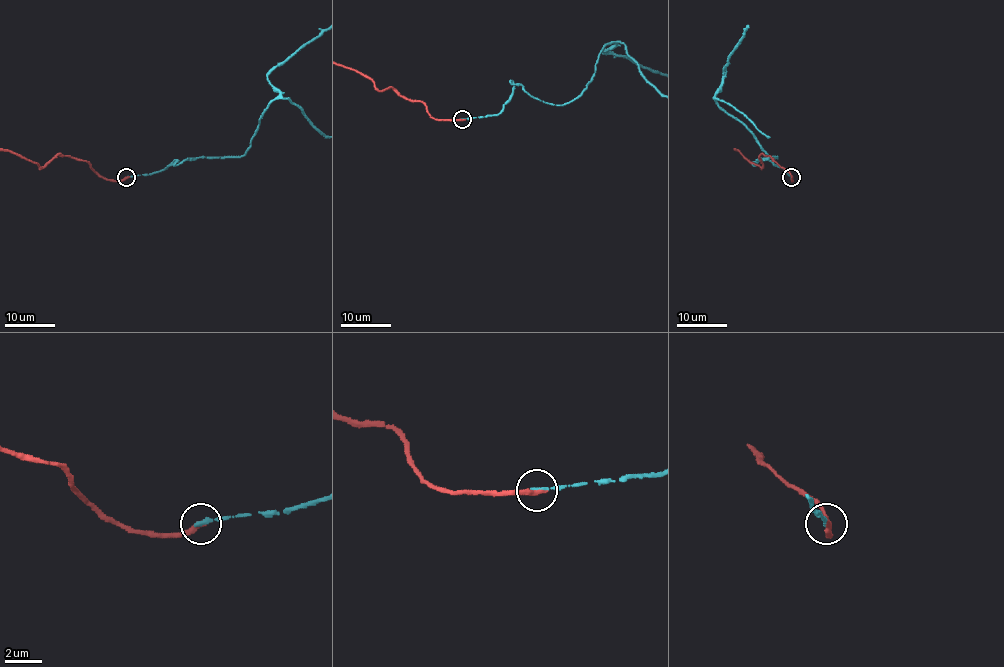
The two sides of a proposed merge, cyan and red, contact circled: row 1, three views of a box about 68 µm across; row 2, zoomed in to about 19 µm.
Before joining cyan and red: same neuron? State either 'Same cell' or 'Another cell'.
Same cell

